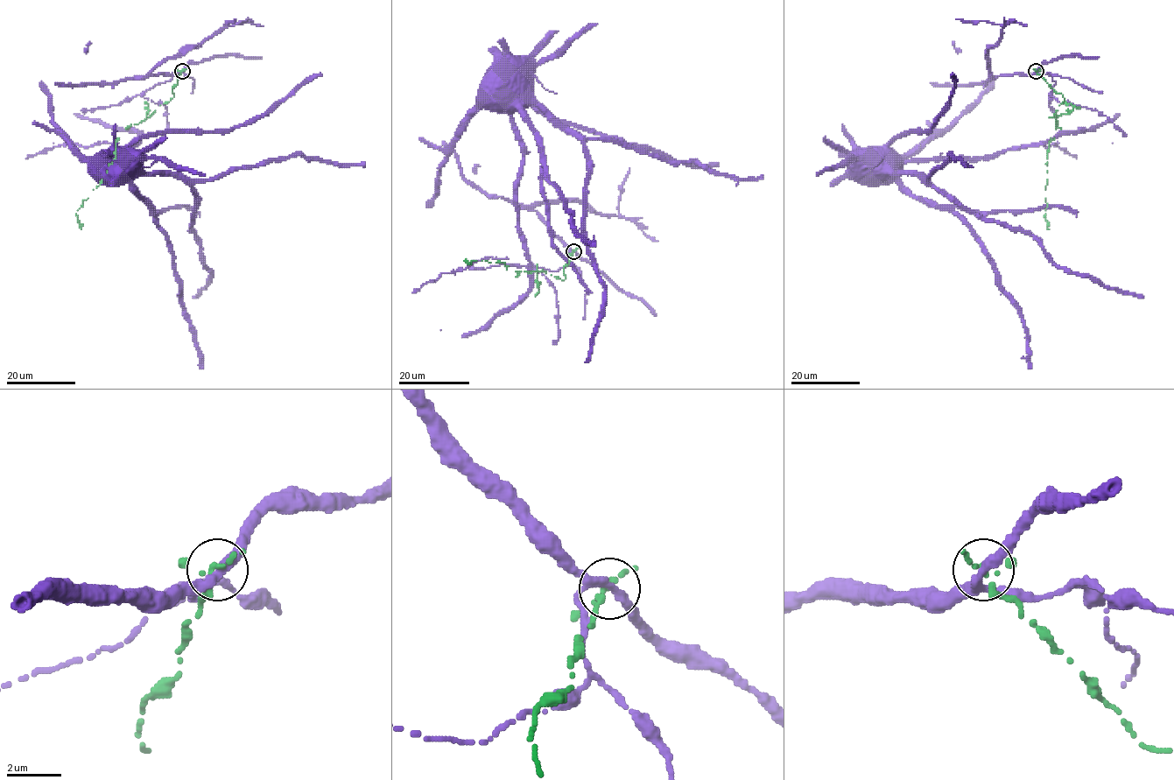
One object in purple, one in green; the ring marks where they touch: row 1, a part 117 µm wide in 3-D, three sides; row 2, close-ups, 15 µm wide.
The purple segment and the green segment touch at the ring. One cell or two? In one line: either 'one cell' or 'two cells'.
two cells

